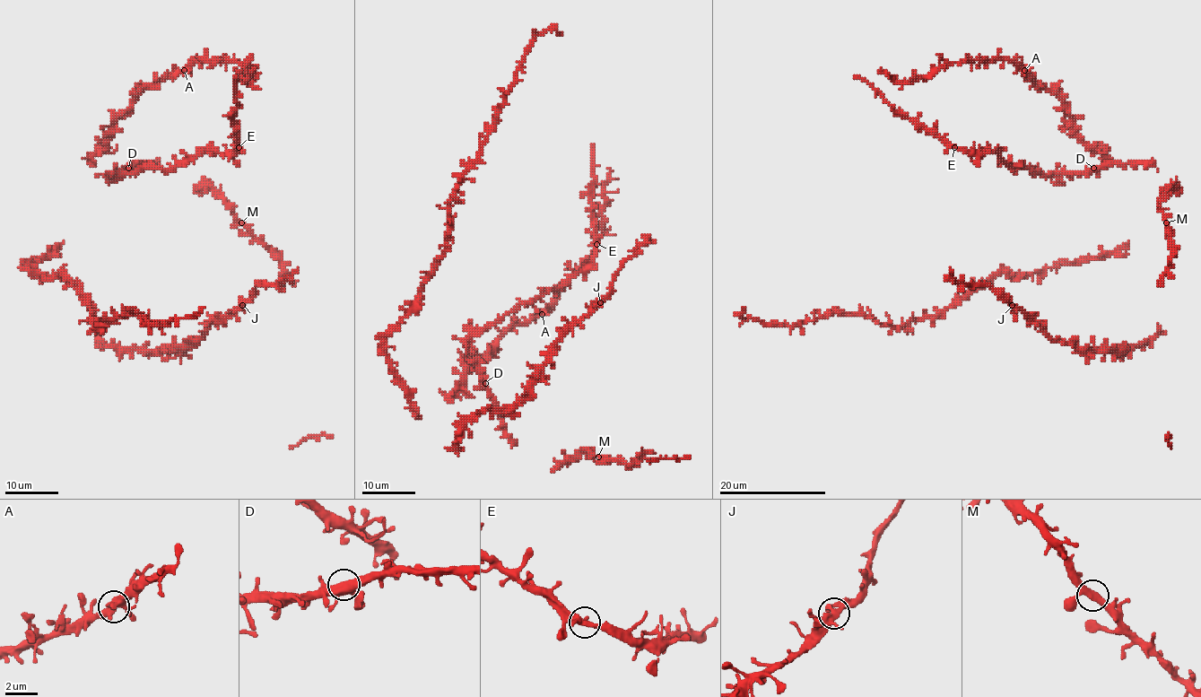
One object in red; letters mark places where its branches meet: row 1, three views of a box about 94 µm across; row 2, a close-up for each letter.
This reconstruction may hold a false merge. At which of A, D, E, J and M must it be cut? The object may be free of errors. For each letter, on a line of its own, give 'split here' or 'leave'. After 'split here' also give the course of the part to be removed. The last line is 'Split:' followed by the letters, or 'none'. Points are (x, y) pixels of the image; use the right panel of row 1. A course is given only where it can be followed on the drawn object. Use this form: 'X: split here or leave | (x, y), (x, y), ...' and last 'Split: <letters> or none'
A: leave
D: leave
E: leave
J: leave
M: leave
Split: none

